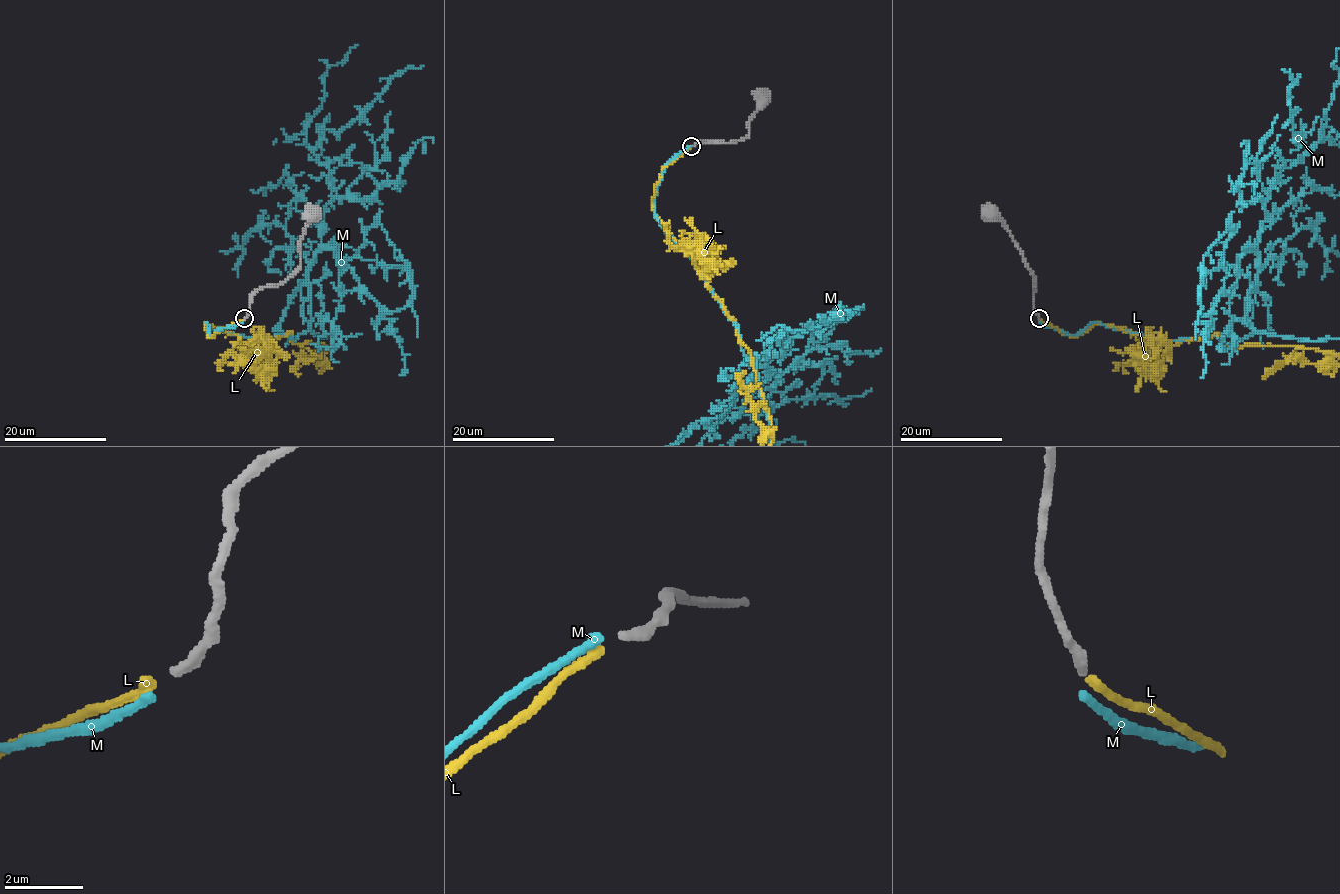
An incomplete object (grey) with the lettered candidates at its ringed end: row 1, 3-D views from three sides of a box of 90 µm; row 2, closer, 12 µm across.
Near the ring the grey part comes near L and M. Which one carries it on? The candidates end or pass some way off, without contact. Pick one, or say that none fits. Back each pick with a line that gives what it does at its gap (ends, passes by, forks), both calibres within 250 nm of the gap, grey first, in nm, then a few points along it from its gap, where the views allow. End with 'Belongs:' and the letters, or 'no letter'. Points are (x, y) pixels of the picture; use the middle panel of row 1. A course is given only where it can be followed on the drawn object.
L: it ends there; 280 nm thick on the grey side, 260 nm on the other; it runs (689, 146), (662, 170), (652, 210), (708, 278), (750, 354), (770, 421)
Belongs: L

